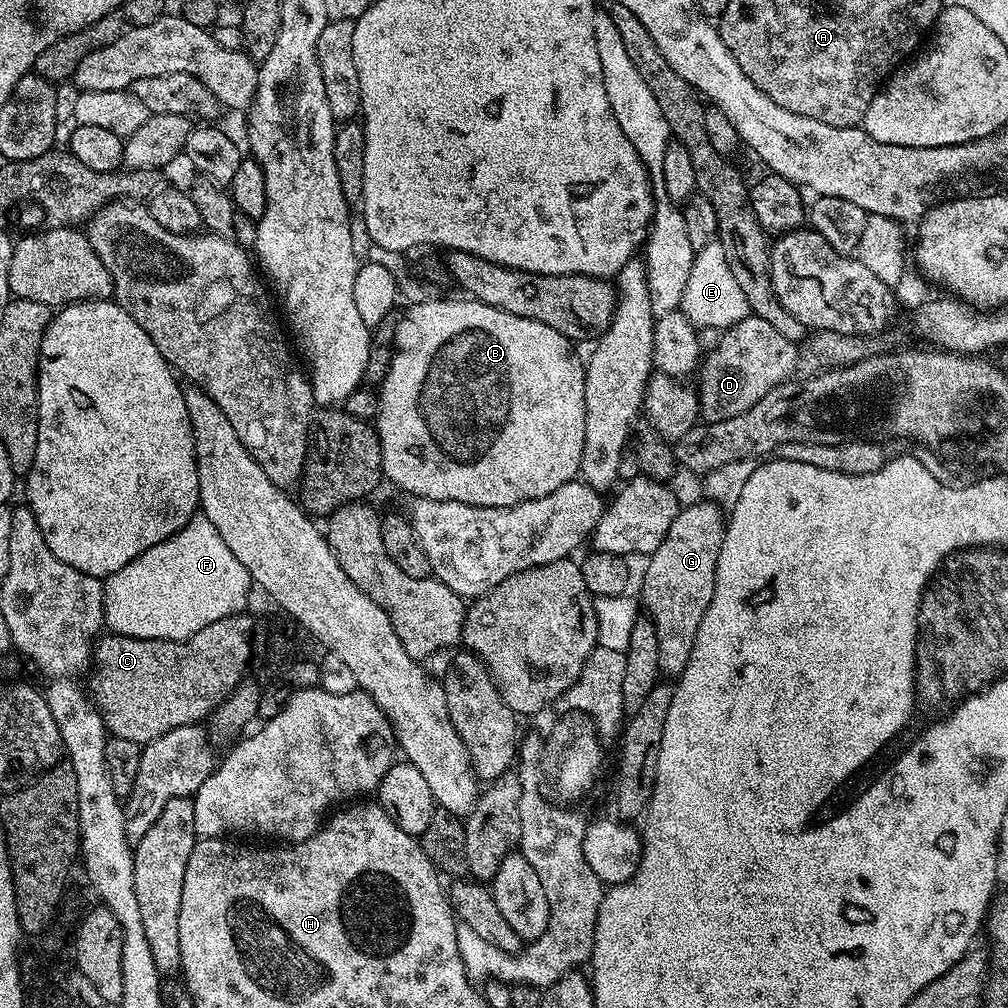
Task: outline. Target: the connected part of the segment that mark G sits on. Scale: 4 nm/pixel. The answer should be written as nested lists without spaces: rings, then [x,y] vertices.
[[[685,503],[680,513],[670,522],[668,537],[646,560],[644,568],[644,604],[648,607],[654,630],[658,634],[658,666],[668,678],[679,678],[690,662],[698,625],[710,598],[714,598],[714,578],[718,554],[726,527],[726,512],[719,504]]]

